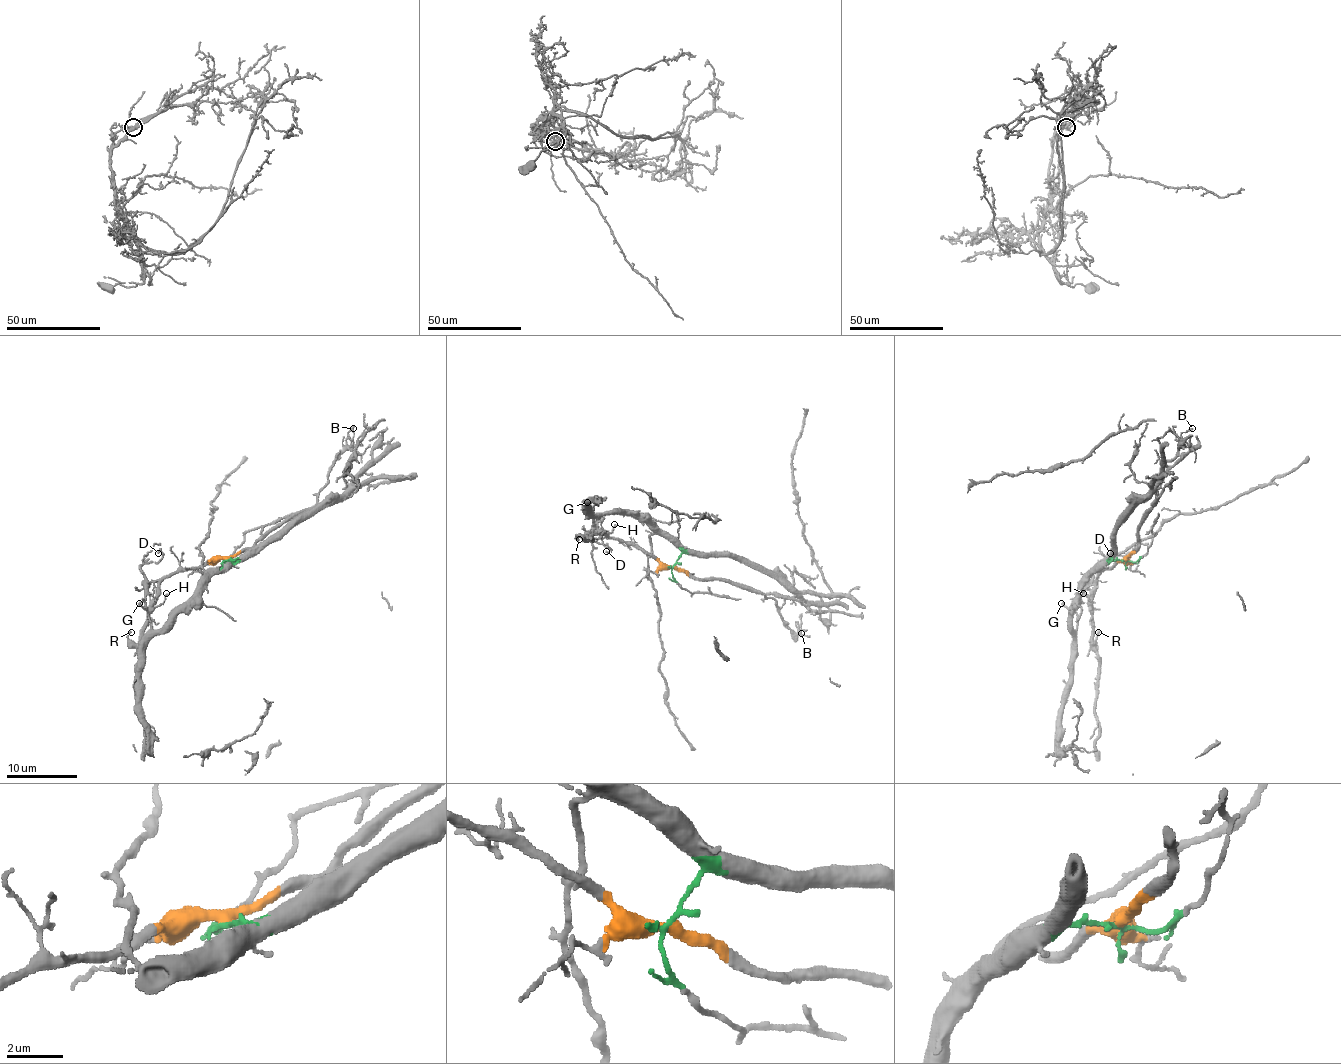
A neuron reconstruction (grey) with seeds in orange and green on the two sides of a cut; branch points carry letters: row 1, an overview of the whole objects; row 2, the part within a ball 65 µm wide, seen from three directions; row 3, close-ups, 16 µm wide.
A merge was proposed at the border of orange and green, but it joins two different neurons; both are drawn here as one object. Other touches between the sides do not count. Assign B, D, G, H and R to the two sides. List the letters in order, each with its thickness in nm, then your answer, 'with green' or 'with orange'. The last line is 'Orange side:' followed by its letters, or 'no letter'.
B: calibre 140 nm; with orange
D: calibre 180 nm; with green
G: calibre 200 nm; with green
H: calibre 120 nm; with orange
R: calibre 200 nm; with orange
Orange side: B, H, R

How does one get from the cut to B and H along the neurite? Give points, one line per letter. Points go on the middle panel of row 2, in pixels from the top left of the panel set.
B: (673, 566), (696, 578), (719, 578), (759, 590), (801, 633)
H: (673, 566), (661, 566), (634, 546), (611, 539), (604, 532), (615, 525)

